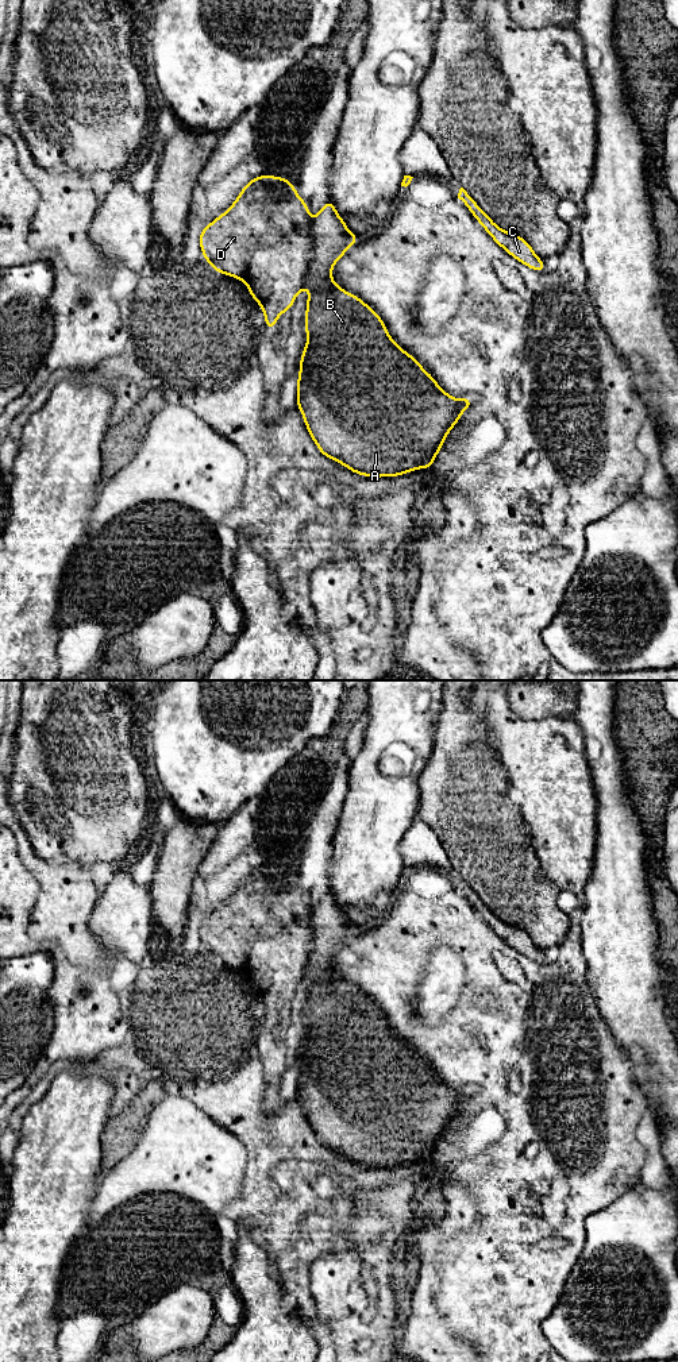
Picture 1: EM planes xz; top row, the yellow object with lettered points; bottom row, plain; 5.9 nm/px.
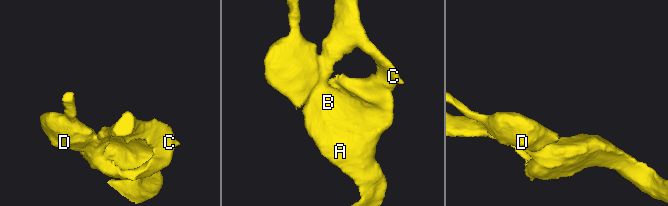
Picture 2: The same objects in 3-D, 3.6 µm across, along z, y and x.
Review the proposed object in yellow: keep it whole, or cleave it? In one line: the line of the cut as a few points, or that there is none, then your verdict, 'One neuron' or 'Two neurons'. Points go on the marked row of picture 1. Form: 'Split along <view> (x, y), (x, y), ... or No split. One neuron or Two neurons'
Split along xz (312, 219), (312, 250), (303, 285). Two neurons

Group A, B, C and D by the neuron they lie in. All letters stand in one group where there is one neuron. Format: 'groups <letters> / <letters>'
groups A B C / D

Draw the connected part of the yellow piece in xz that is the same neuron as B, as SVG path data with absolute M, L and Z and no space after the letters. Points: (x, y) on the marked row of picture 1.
M332 200L312 219L312 251L304 281L309 290L305 310L308 340L298 363L296 404L312 440L325 458L363 476L392 478L417 468L431 468L444 439L474 402L470 396L459 400L444 391L420 362L394 343L382 319L367 304L334 282L334 265L357 240L358 234L348 231Z

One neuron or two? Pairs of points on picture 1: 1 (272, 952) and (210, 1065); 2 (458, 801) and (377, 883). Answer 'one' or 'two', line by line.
1: two
2: two

